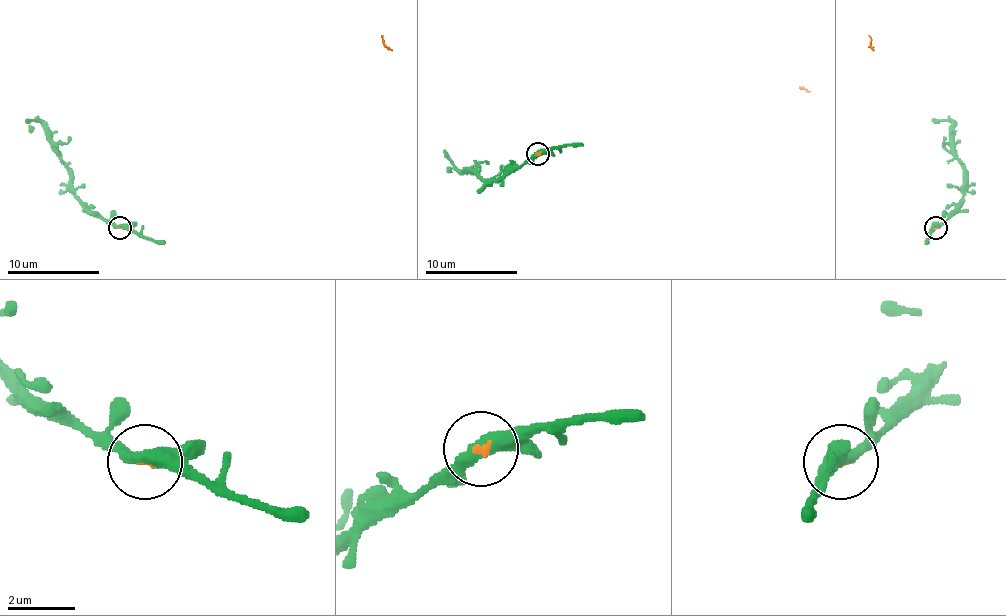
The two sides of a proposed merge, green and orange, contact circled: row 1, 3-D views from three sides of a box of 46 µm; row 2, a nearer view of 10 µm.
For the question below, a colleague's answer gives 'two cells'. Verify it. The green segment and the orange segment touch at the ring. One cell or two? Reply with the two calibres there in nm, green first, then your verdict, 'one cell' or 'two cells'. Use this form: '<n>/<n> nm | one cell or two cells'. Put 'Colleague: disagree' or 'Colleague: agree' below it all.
440/100 nm | one cell
Colleague: disagree

